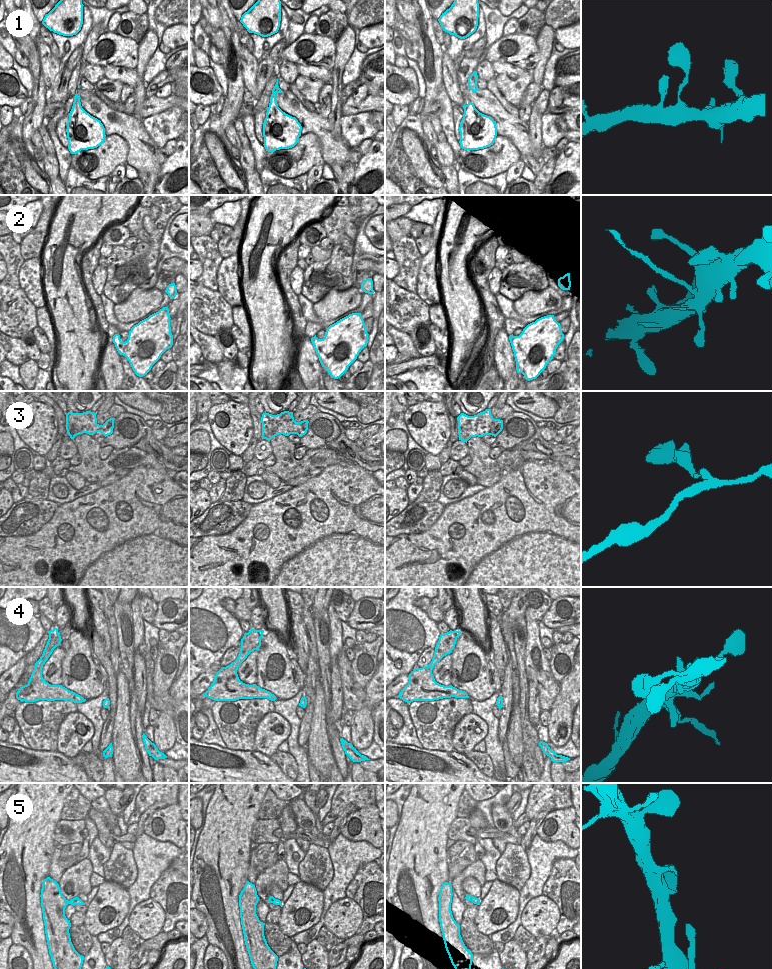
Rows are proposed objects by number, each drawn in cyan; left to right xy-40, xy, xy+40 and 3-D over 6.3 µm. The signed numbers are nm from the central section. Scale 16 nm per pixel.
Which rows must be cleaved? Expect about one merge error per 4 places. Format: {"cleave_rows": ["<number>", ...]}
{"cleave_rows": ["2"]}

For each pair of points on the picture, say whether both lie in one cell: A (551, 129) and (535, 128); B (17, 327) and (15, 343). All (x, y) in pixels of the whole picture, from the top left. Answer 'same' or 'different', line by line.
A: different
B: different

